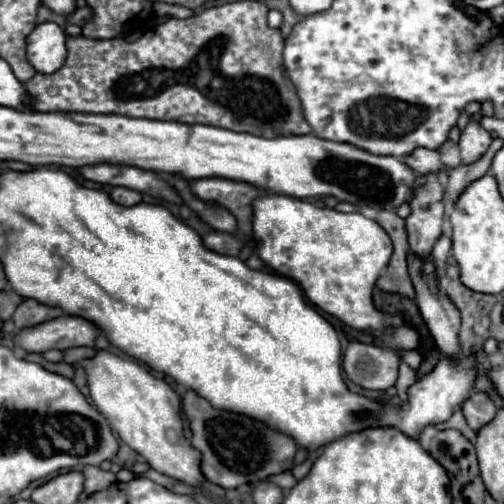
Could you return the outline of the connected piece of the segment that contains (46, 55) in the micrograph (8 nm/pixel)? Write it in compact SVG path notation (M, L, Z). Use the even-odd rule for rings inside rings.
M45 21L27 37L27 61L39 73L55 73L63 67L67 57L67 35L53 23Z

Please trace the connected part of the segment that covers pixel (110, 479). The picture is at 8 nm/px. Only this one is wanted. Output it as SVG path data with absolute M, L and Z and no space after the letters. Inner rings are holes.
M85 467L85 491L97 493L101 489L107 489L111 483L115 483L115 475L111 471L103 471L99 467Z

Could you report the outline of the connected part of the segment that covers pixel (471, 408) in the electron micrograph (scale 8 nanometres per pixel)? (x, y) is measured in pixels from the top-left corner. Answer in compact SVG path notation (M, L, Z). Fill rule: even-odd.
M479 391L479 393L473 393L467 401L463 401L461 411L463 411L469 427L473 431L477 431L495 417L497 407L493 405L493 401L491 401L491 397L487 393Z

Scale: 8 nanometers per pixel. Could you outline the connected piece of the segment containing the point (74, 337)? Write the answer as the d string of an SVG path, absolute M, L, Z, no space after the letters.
M61 315L53 321L23 329L15 335L15 343L31 353L67 347L93 347L101 331L89 319L75 315Z

